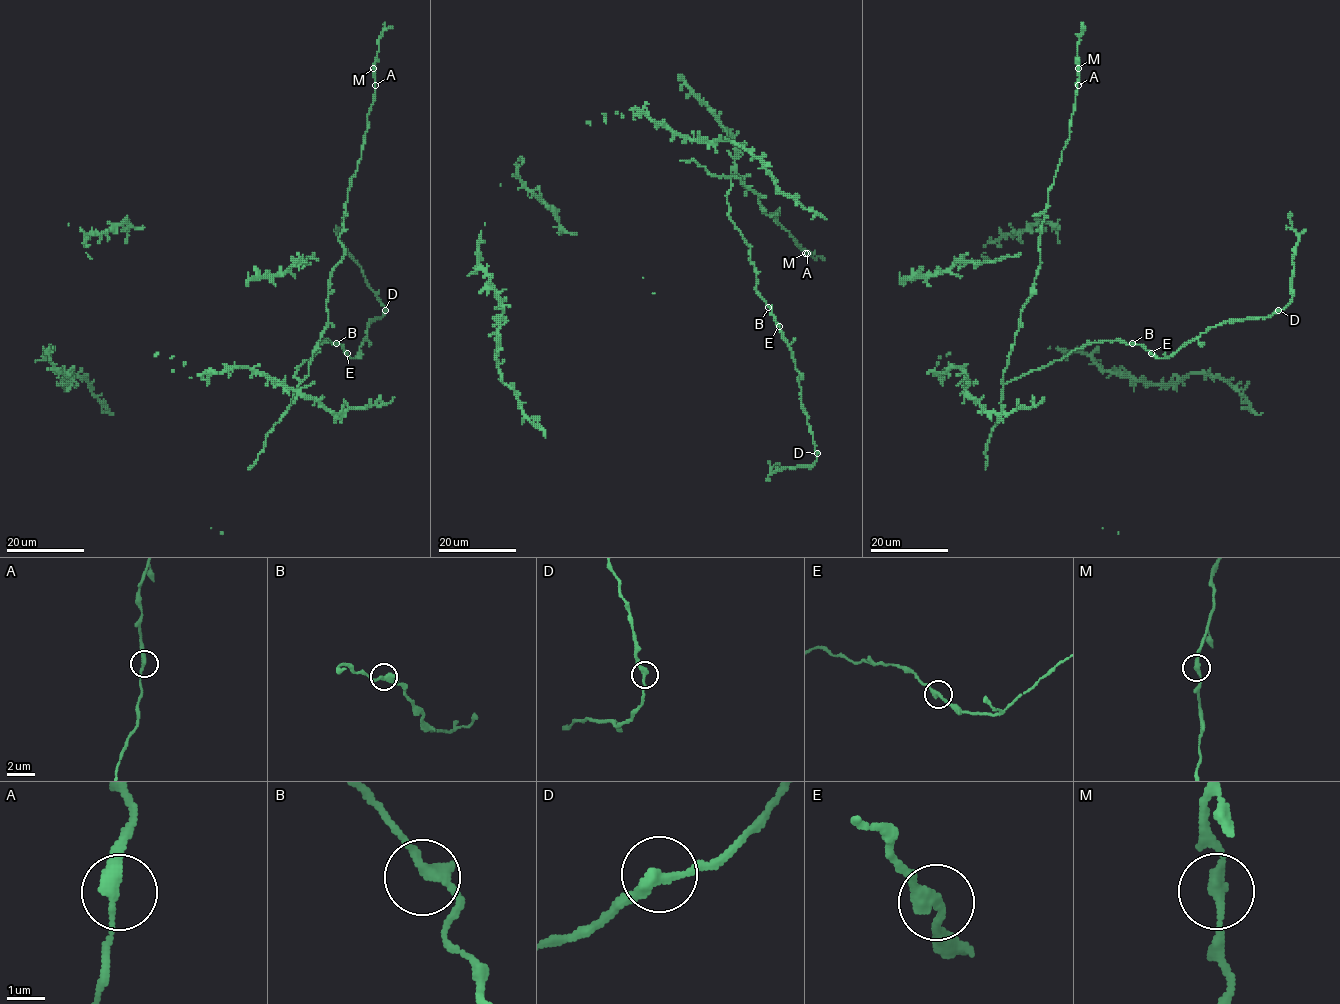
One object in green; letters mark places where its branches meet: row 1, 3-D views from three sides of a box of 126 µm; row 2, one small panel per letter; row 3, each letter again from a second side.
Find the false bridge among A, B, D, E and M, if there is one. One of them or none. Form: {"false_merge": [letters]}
{"false_merge": []}

